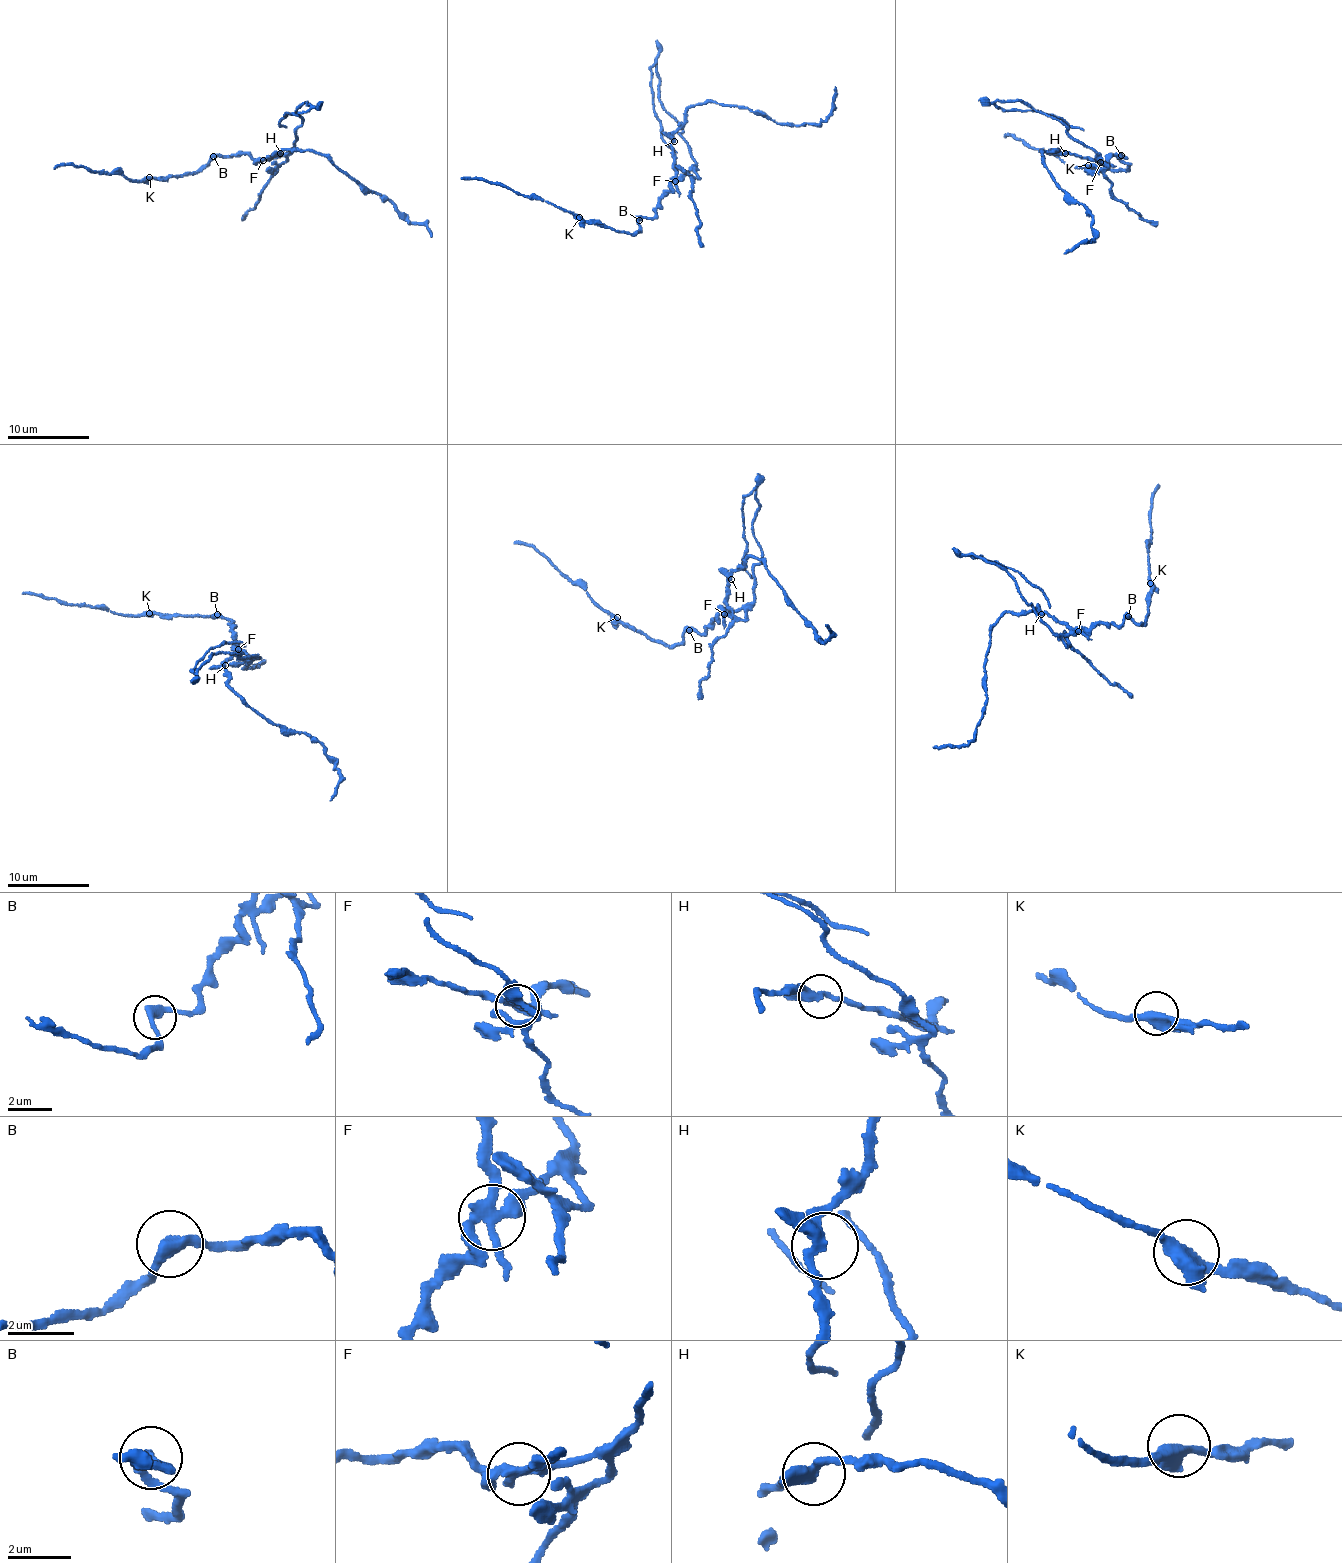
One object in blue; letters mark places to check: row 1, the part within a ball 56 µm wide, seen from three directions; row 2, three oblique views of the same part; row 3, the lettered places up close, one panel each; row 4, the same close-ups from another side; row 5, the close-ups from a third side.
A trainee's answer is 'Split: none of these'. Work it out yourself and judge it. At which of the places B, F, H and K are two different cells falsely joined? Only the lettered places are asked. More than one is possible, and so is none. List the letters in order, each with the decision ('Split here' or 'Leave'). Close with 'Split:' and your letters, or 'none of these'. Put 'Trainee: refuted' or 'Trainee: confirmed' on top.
Trainee: refuted
B: Leave
F: Split here
H: Leave
K: Leave
Split: F

